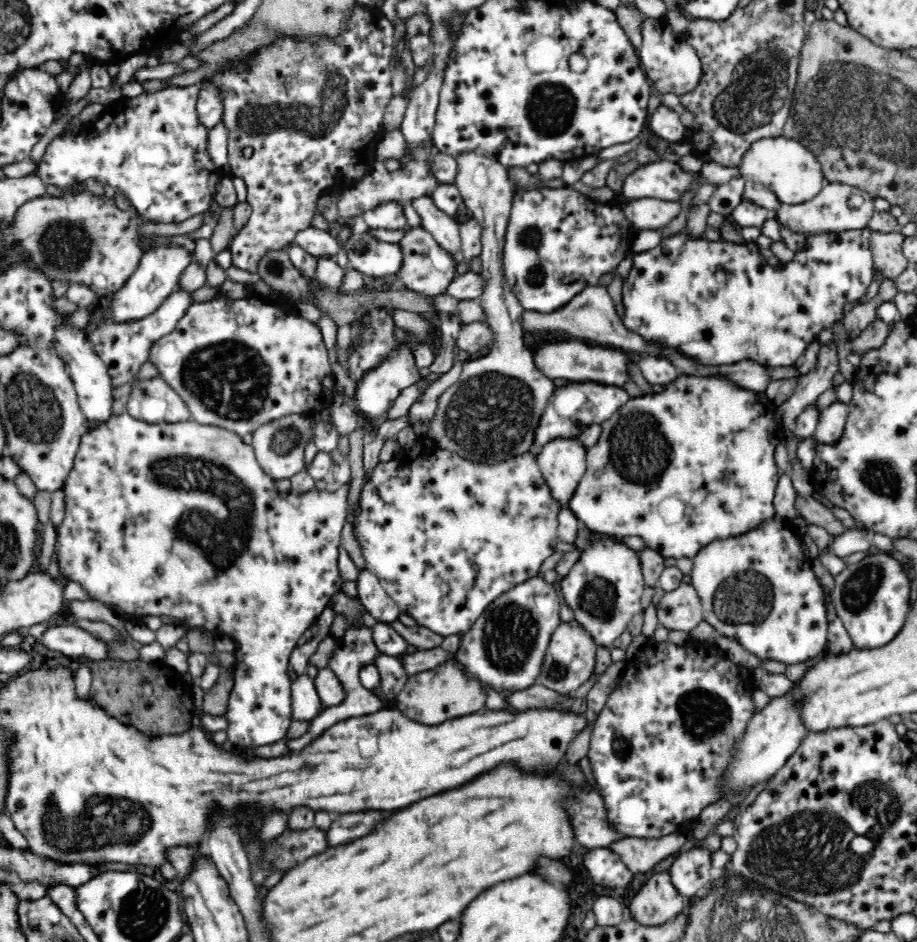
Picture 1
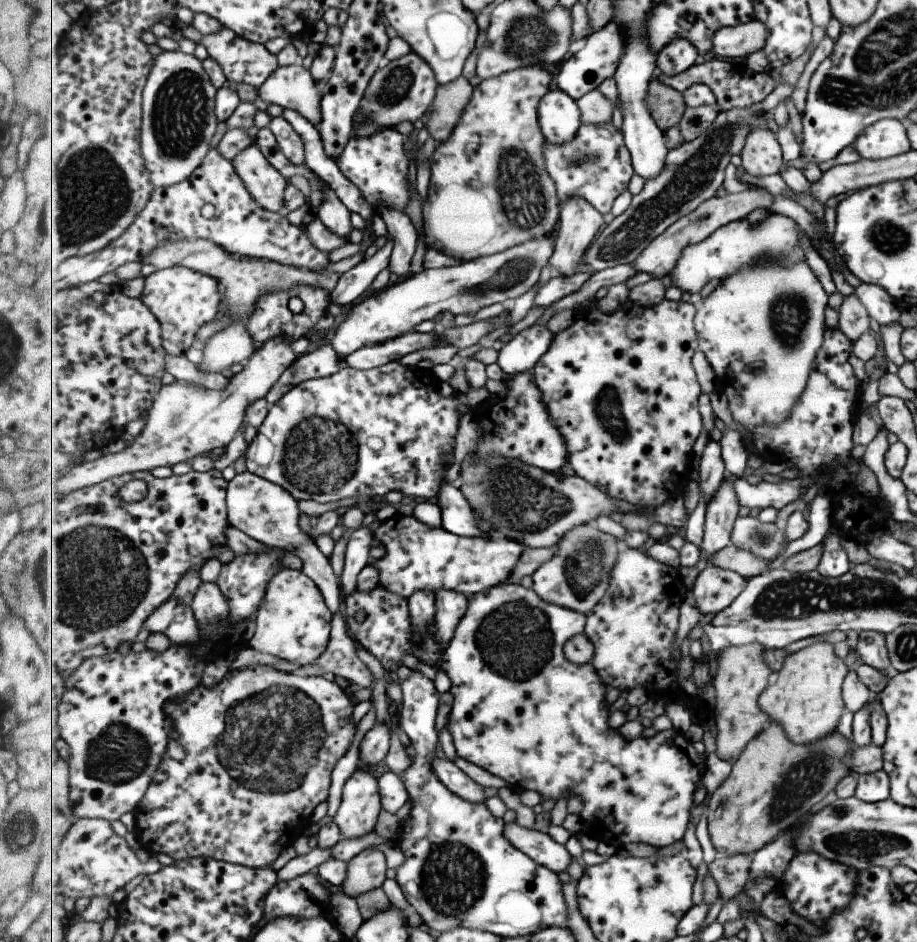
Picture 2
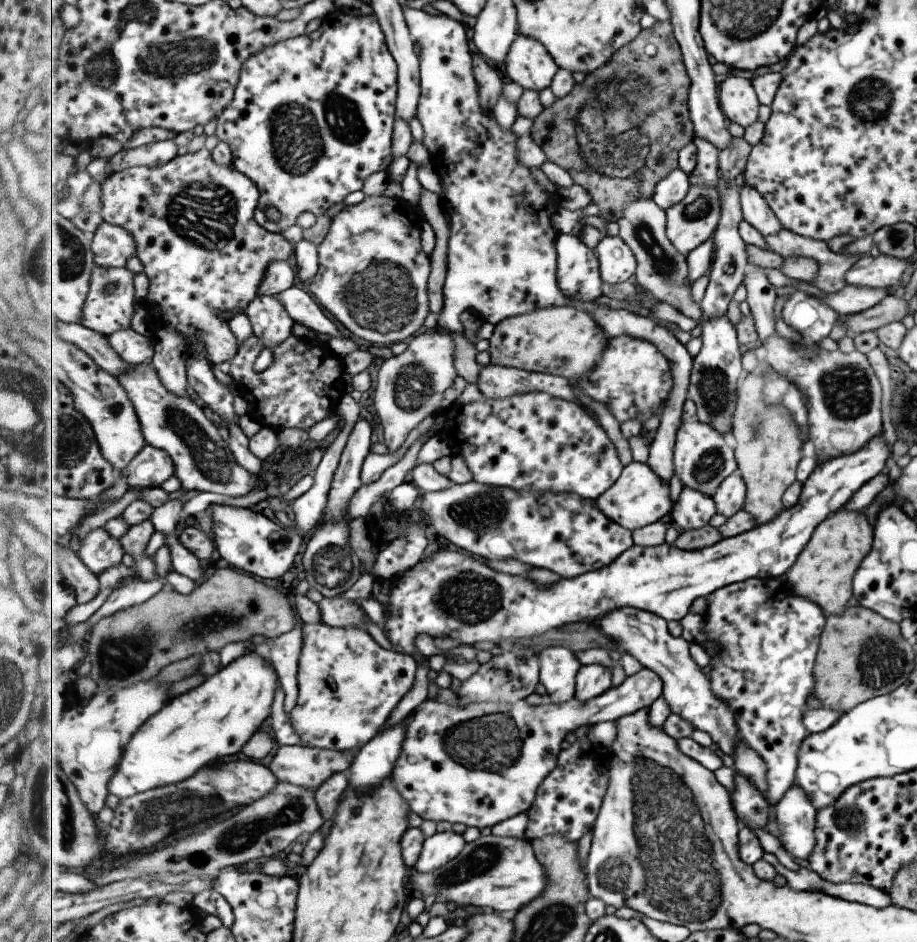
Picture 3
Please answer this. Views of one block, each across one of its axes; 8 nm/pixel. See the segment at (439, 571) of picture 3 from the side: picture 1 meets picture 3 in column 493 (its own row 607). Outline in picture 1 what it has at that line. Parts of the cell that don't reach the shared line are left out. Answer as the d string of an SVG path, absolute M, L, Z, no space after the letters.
M581 525L576 534L576 550L580 558L568 574L559 580L564 602L572 611L574 618L592 637L597 647L611 648L612 642L626 630L631 618L643 611L640 600L646 588L643 577L643 563L639 551L628 548L618 537L604 538L592 542L594 532Z

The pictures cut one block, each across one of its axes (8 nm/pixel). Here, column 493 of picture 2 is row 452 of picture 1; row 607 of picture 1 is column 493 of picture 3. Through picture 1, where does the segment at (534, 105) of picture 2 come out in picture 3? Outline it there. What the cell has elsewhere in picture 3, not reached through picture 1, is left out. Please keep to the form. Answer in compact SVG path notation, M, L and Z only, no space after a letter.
M407 6L404 10L405 18L407 19L407 24L409 25L410 31L412 32L412 36L415 38L414 41L419 44L421 48L421 55L420 55L420 68L421 68L421 98L419 101L419 110L417 111L417 117L422 122L425 128L425 138L423 138L424 145L429 149L429 152L432 154L435 160L441 160L441 162L445 162L445 164L439 164L439 174L440 178L443 182L443 200L445 201L446 211L450 218L450 226L451 226L451 238L449 239L449 272L447 273L447 280L444 286L444 306L443 312L438 315L437 324L441 328L445 328L445 330L453 330L456 326L459 328L461 314L463 311L473 310L473 312L479 312L481 317L495 327L503 320L511 318L513 316L519 316L521 314L529 314L529 312L535 312L537 310L541 310L541 308L551 308L553 306L575 306L575 308L579 308L579 310L585 310L585 312L589 312L589 314L593 314L593 320L596 320L597 324L603 328L603 330L608 333L610 338L617 338L617 336L625 336L625 334L629 334L629 336L637 336L640 337L641 340L651 340L653 344L657 344L657 348L661 350L672 361L672 368L673 368L673 376L675 377L676 387L673 388L673 394L669 396L669 402L665 404L665 410L662 414L662 421L660 427L658 428L658 432L653 437L653 446L651 446L651 452L649 455L649 460L647 460L647 464L657 472L657 476L661 476L665 482L671 482L671 478L675 476L675 468L674 468L674 446L677 442L677 432L679 432L679 428L681 428L682 424L684 423L683 420L683 406L685 406L685 402L687 402L689 388L691 384L691 374L693 372L694 367L694 358L691 357L691 354L687 352L687 348L685 345L681 344L665 326L661 326L661 324L657 324L653 318L645 318L645 316L641 316L641 314L633 314L633 312L629 312L626 309L619 309L616 308L605 308L605 306L601 306L601 304L597 304L595 302L579 302L579 300L573 300L573 298L569 298L560 287L560 280L557 280L558 274L558 237L557 230L553 228L553 220L551 220L551 215L554 212L559 212L559 204L555 200L554 196L551 196L549 192L545 192L543 190L543 186L535 180L535 176L533 176L533 172L531 172L530 168L527 166L523 166L521 162L519 162L519 158L517 158L517 134L513 132L513 130L503 130L501 128L501 124L493 118L493 114L489 114L488 110L485 110L483 106L481 106L481 96L479 96L479 82L477 82L477 78L475 78L475 66L473 66L474 60L474 45L469 38L467 38L467 30L465 30L465 26L461 24L461 22L457 20L453 20L453 18L449 18L444 13L441 16L431 16L431 14L427 14L422 9L417 10L415 8L410 8Z

